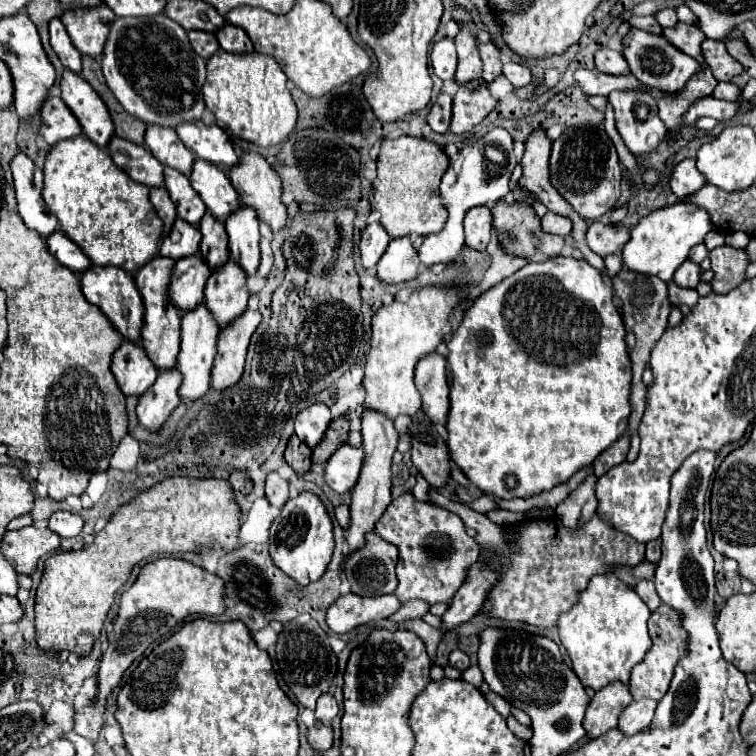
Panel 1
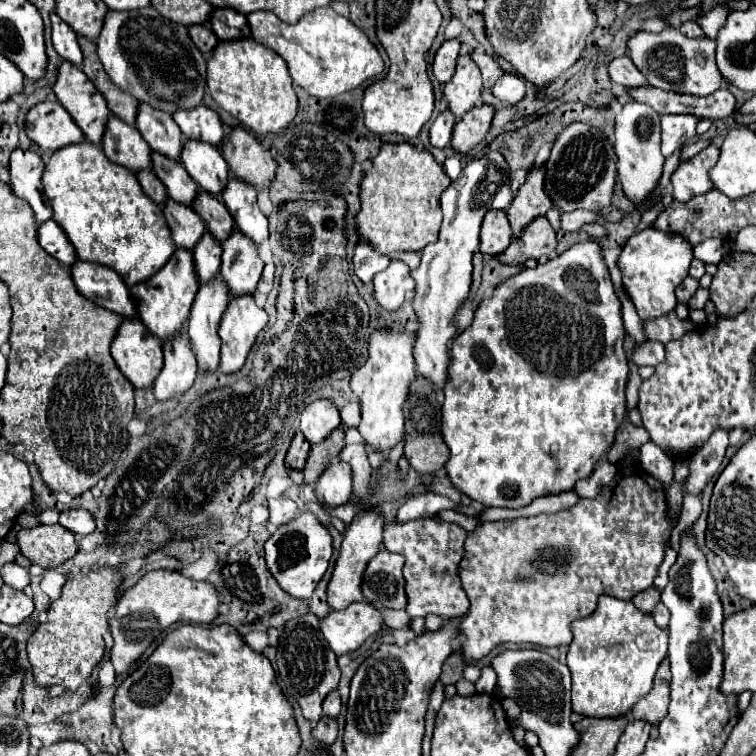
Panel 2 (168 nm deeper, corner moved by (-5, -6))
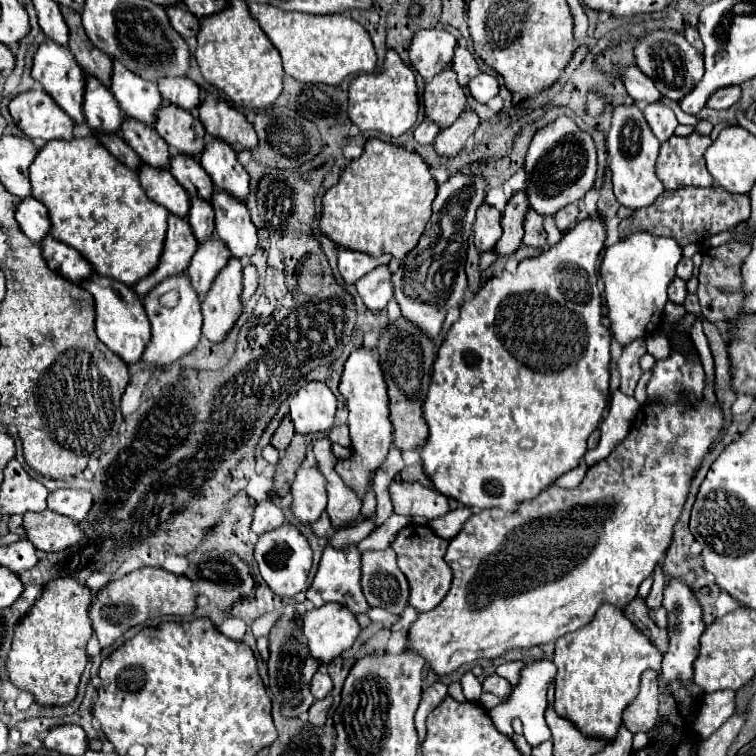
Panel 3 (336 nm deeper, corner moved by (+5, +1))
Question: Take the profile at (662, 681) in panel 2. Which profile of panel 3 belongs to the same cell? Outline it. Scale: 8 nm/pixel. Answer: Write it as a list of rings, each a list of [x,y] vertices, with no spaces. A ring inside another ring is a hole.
[[[646,670],[642,674],[642,686],[636,700],[624,712],[624,726],[636,732],[648,732],[658,722],[658,684],[656,672]]]

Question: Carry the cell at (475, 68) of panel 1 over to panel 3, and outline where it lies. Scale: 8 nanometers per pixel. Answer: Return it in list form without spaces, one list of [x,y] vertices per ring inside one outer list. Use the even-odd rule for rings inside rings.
[[[444,68],[434,76],[424,88],[424,110],[426,116],[438,124],[440,130],[456,122],[460,112],[466,106],[464,88],[456,82],[454,70]]]

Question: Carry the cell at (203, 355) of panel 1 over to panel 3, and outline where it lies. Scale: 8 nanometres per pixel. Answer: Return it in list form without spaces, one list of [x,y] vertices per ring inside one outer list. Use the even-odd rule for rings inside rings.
[[[210,236],[198,244],[198,250],[190,260],[188,274],[200,298],[206,296],[216,274],[226,266],[228,260],[230,260],[230,250],[226,248],[226,242],[218,240],[216,236]]]

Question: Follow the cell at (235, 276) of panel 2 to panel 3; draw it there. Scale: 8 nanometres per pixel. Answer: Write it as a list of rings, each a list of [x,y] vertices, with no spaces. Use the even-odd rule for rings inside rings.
[[[216,188],[212,206],[216,212],[216,236],[226,242],[232,256],[250,256],[256,250],[258,236],[246,204],[230,196],[226,190]]]

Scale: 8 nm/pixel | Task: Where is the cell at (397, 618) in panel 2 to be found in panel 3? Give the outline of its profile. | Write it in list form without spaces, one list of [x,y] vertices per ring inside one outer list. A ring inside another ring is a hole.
[[[330,546],[324,548],[322,552],[322,560],[318,566],[318,572],[314,576],[312,586],[306,592],[306,598],[314,604],[314,606],[324,606],[328,602],[336,602],[346,606],[350,612],[360,614],[368,610],[368,602],[364,600],[362,588],[360,588],[360,552],[356,546],[344,548],[344,550],[334,550]]]

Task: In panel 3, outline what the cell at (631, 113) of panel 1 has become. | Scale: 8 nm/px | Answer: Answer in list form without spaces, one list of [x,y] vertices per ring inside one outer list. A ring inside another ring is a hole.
[[[638,104],[618,106],[614,110],[612,128],[606,138],[606,148],[608,148],[608,158],[610,158],[614,194],[616,194],[618,202],[632,210],[650,206],[664,192],[664,186],[660,184],[660,180],[656,178],[656,172],[654,172],[660,142],[650,132],[650,126],[646,124]]]

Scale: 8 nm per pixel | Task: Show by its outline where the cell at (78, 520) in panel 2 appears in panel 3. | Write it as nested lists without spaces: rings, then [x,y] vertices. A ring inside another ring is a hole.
[[[64,488],[48,494],[48,508],[70,516],[74,522],[82,522],[86,514],[90,512],[94,500],[88,490],[76,490],[76,488]]]

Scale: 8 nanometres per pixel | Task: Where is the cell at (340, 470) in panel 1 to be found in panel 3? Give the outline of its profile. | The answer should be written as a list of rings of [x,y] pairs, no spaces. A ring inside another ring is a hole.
[[[300,468],[296,472],[296,480],[292,484],[292,514],[302,524],[314,524],[326,508],[328,492],[326,492],[326,478],[322,472],[314,468]]]

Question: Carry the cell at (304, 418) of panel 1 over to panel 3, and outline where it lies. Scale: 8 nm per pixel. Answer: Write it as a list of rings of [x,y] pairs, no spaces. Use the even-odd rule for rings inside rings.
[[[306,382],[290,400],[290,418],[298,434],[328,432],[334,426],[336,396],[324,382]]]

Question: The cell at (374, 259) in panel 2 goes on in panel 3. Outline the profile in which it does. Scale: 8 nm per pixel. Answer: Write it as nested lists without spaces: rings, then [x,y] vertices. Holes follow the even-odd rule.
[[[342,248],[338,254],[338,272],[346,284],[354,284],[356,280],[360,280],[368,272],[372,272],[378,264],[384,264],[388,260],[390,260],[388,256],[372,258],[372,256],[366,256],[362,252],[350,252],[350,250]]]

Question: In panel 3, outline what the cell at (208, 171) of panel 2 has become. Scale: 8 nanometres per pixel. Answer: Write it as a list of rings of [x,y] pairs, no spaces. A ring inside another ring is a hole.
[[[162,104],[156,116],[158,120],[154,128],[172,150],[188,156],[200,156],[206,130],[194,112],[174,104]]]

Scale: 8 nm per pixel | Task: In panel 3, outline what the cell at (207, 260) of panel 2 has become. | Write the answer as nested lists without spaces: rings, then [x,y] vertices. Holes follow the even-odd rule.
[[[198,196],[190,198],[190,210],[188,210],[188,222],[192,224],[194,236],[198,240],[204,240],[214,234],[214,210],[208,200],[202,200]]]

